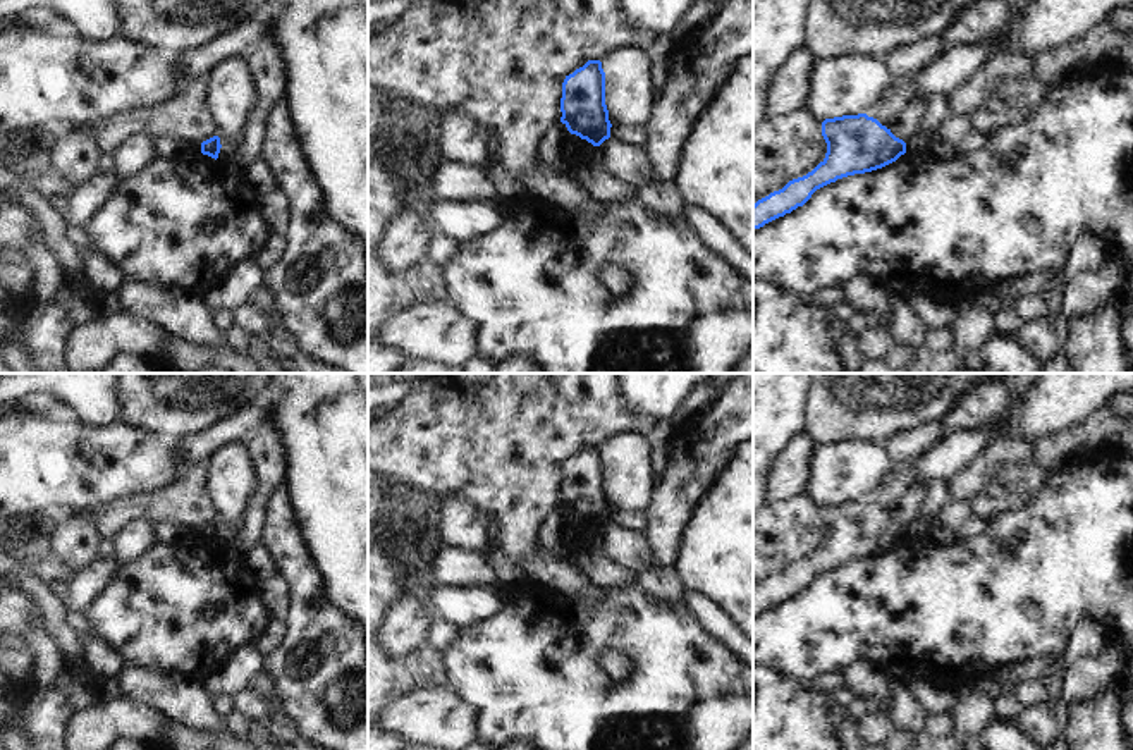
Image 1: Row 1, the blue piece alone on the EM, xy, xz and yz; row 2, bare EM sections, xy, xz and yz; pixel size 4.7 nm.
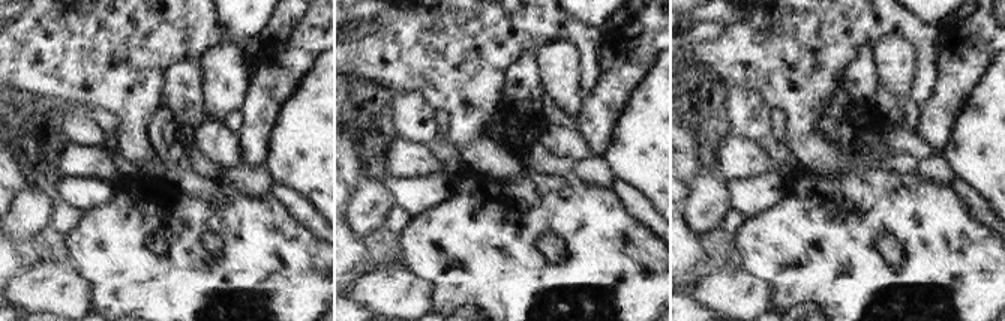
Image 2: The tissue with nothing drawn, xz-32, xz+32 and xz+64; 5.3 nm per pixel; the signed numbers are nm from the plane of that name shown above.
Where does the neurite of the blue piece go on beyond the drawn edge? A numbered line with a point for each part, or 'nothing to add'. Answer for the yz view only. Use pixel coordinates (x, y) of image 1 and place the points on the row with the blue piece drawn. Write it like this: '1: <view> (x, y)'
nothing to add

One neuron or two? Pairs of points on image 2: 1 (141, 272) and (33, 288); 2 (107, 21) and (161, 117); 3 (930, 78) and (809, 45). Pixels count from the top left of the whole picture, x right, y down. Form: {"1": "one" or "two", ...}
{"1": "two", "2": "two", "3": "one"}

